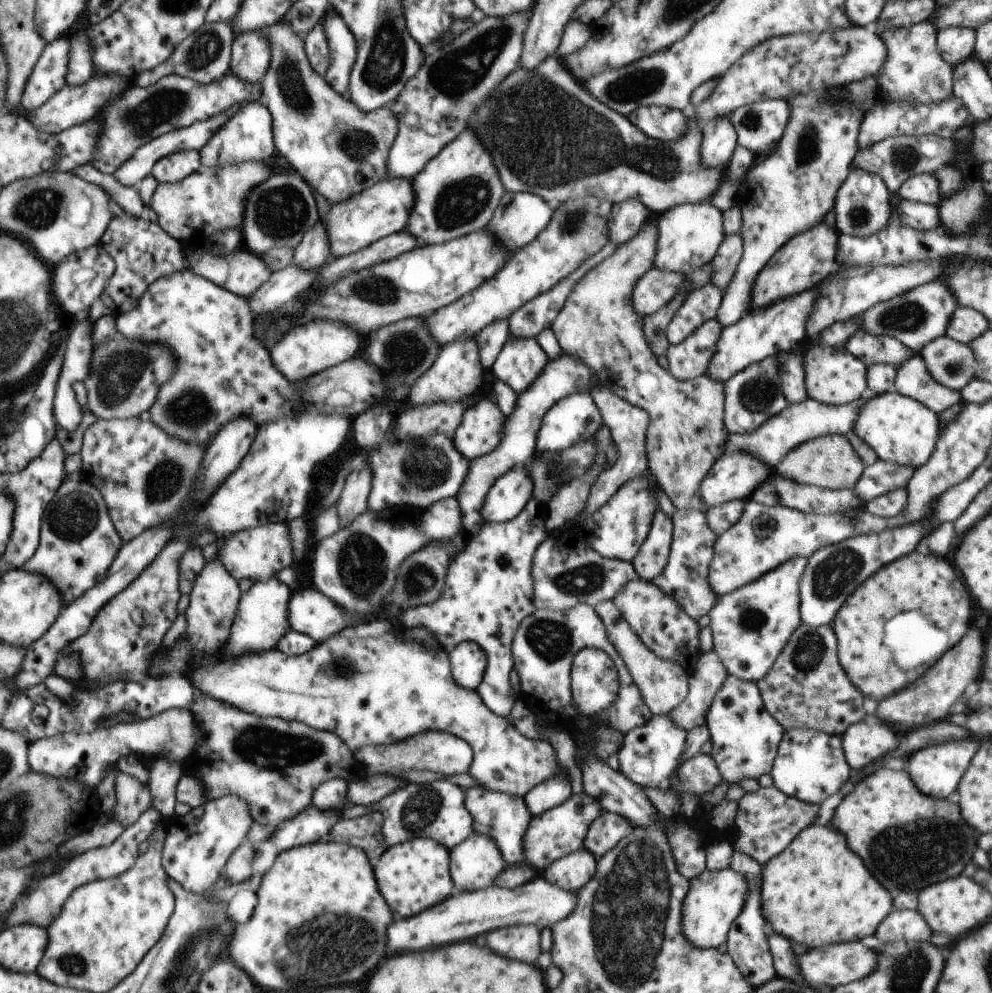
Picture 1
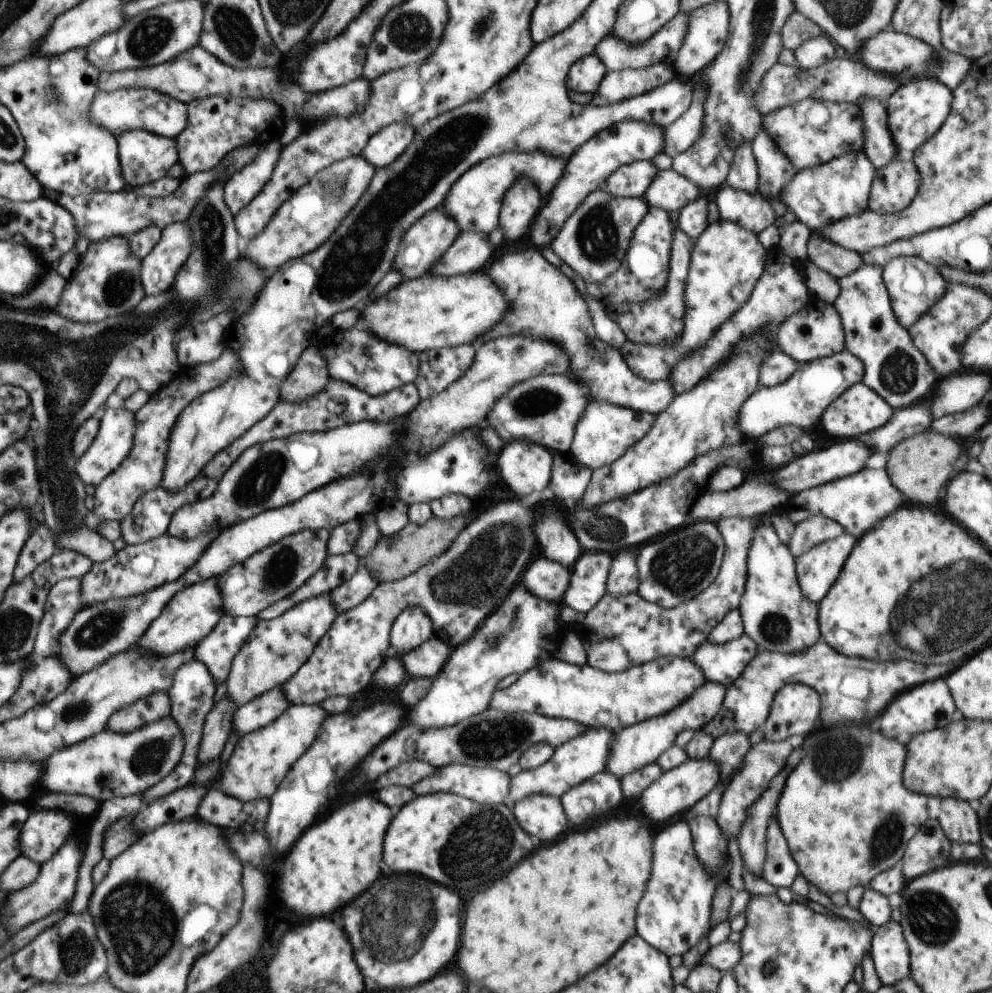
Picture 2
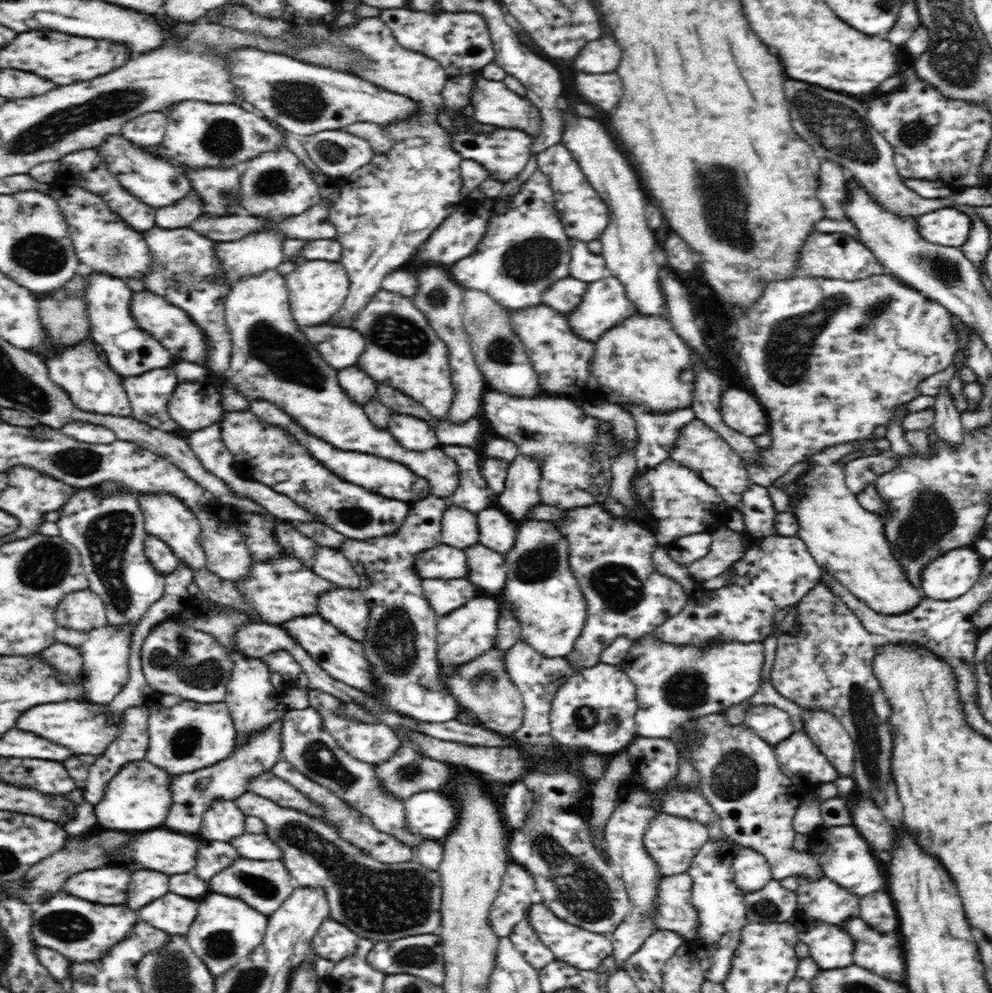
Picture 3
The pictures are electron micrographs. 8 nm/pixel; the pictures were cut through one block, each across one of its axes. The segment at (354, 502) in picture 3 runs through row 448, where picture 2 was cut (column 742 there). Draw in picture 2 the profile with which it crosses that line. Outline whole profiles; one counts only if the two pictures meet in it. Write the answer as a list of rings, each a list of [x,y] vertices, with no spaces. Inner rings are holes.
[[[719,218],[718,221],[708,225],[706,230],[695,241],[695,247],[692,251],[689,273],[687,274],[685,286],[685,305],[687,312],[684,315],[684,334],[678,342],[672,345],[646,345],[644,343],[633,343],[626,341],[622,345],[620,354],[624,357],[626,364],[636,376],[647,381],[666,381],[668,380],[673,368],[684,359],[687,359],[694,350],[704,346],[708,338],[714,336],[716,328],[730,320],[738,308],[750,298],[752,288],[756,286],[758,279],[763,275],[765,269],[767,250],[762,246],[756,233],[742,228],[738,223],[724,221]]]

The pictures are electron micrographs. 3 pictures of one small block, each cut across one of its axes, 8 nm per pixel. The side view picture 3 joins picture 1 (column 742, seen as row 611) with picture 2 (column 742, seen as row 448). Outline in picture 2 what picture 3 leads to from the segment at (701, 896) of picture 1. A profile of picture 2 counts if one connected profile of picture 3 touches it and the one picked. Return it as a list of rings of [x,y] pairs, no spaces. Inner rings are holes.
[[[790,768],[782,769],[764,789],[764,792],[754,801],[748,809],[747,819],[740,827],[737,841],[743,864],[748,871],[761,877],[761,870],[767,853],[768,825],[775,816],[777,802],[781,797],[786,776]]]

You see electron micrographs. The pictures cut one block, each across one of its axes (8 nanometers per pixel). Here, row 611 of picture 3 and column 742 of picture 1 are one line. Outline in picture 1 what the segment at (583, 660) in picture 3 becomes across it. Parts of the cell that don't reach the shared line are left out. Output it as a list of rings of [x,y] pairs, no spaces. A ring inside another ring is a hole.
[[[804,557],[792,558],[778,568],[763,574],[758,580],[719,597],[714,608],[709,612],[710,628],[713,630],[714,650],[726,667],[728,674],[732,674],[732,676],[736,676],[744,682],[757,682],[770,672],[776,657],[782,652],[788,640],[791,639],[796,628],[802,624],[800,579],[804,574],[807,562],[808,559]]]

